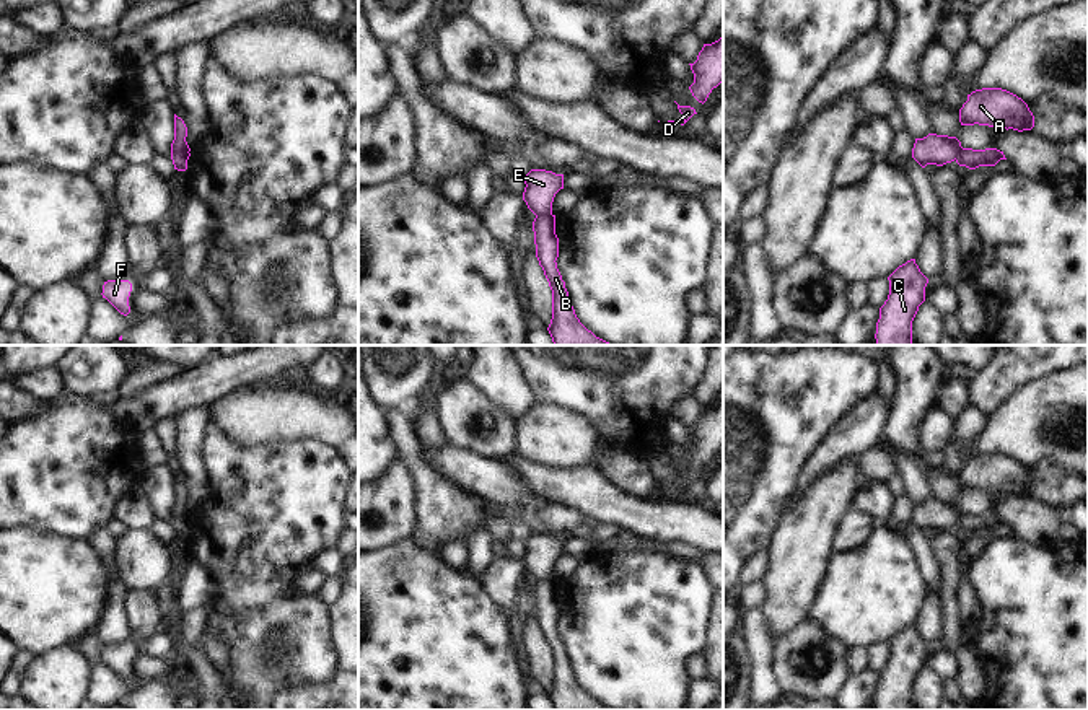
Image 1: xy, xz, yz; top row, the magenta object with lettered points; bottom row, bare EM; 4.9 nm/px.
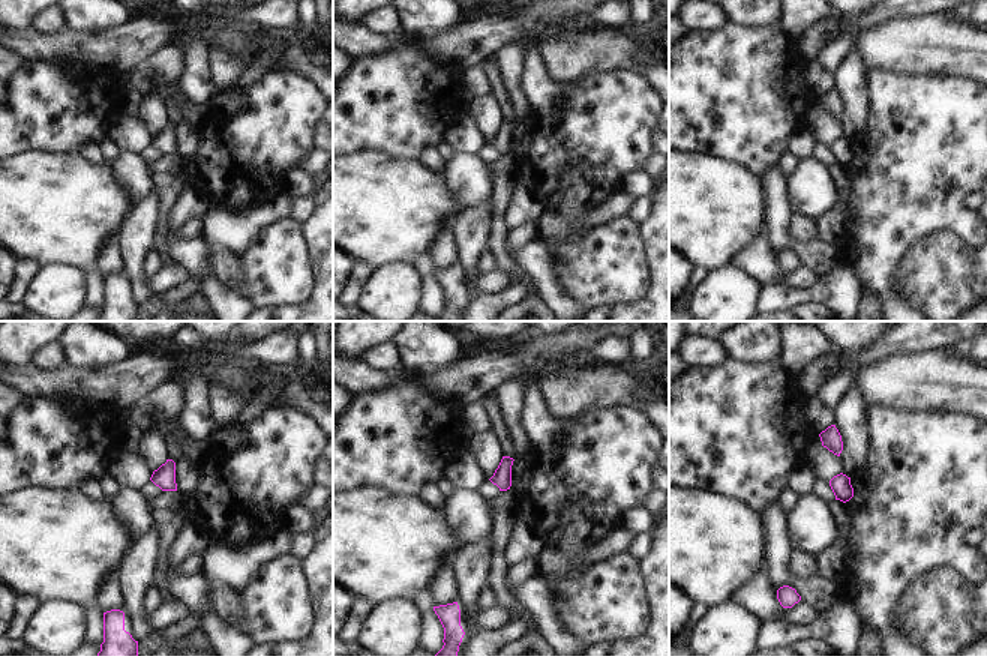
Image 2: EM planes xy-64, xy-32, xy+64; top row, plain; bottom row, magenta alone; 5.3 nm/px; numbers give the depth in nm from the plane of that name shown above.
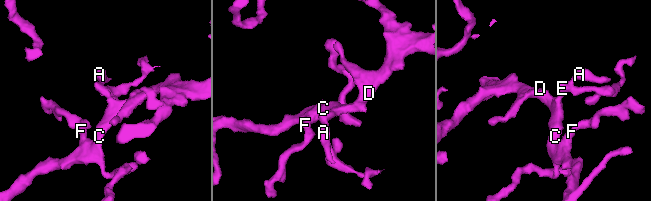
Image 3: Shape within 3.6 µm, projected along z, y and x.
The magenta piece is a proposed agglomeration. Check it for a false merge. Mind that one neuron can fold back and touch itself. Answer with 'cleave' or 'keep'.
cleave

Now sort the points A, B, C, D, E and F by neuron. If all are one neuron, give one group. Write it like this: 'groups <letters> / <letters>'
groups A C D E F / B

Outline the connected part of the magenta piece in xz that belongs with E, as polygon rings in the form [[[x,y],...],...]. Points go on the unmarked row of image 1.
[[[531,534],[524,542],[523,565],[534,580],[552,580],[555,559],[564,554],[564,539]]]

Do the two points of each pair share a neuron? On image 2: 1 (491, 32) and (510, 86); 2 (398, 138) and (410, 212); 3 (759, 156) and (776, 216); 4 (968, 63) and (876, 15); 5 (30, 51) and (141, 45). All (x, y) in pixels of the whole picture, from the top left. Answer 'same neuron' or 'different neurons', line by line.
1: different neurons
2: different neurons
3: different neurons
4: different neurons
5: same neuron

